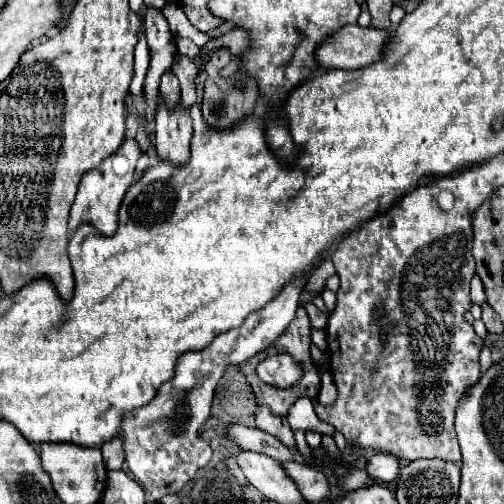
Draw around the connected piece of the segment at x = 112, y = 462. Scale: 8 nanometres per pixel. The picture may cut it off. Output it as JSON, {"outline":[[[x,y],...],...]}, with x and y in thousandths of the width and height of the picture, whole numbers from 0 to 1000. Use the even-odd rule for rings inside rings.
{"outline":[[[240,865],[224,869],[220,877],[208,877],[200,885],[200,897],[204,897],[204,913],[208,913],[216,933],[236,933],[244,925],[248,893],[244,893],[244,869]]]}

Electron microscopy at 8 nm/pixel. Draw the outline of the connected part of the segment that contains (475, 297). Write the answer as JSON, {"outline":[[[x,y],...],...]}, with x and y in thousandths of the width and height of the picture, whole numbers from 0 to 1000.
{"outline":[[[946,544],[935,556],[935,595],[938,595],[938,603],[958,603],[962,599],[958,560],[954,560],[954,552],[946,552]]]}

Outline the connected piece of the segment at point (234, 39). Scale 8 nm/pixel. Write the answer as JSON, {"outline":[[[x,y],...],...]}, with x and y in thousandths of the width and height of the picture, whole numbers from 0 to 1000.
{"outline":[[[470,56],[470,60],[458,60],[450,67],[442,67],[438,75],[423,79],[411,95],[399,99],[399,111],[403,111],[403,123],[411,123],[411,107],[431,95],[431,91],[450,91],[458,99],[462,111],[474,111],[478,103],[490,103],[494,99],[494,83],[498,83],[498,67],[482,56]]]}

